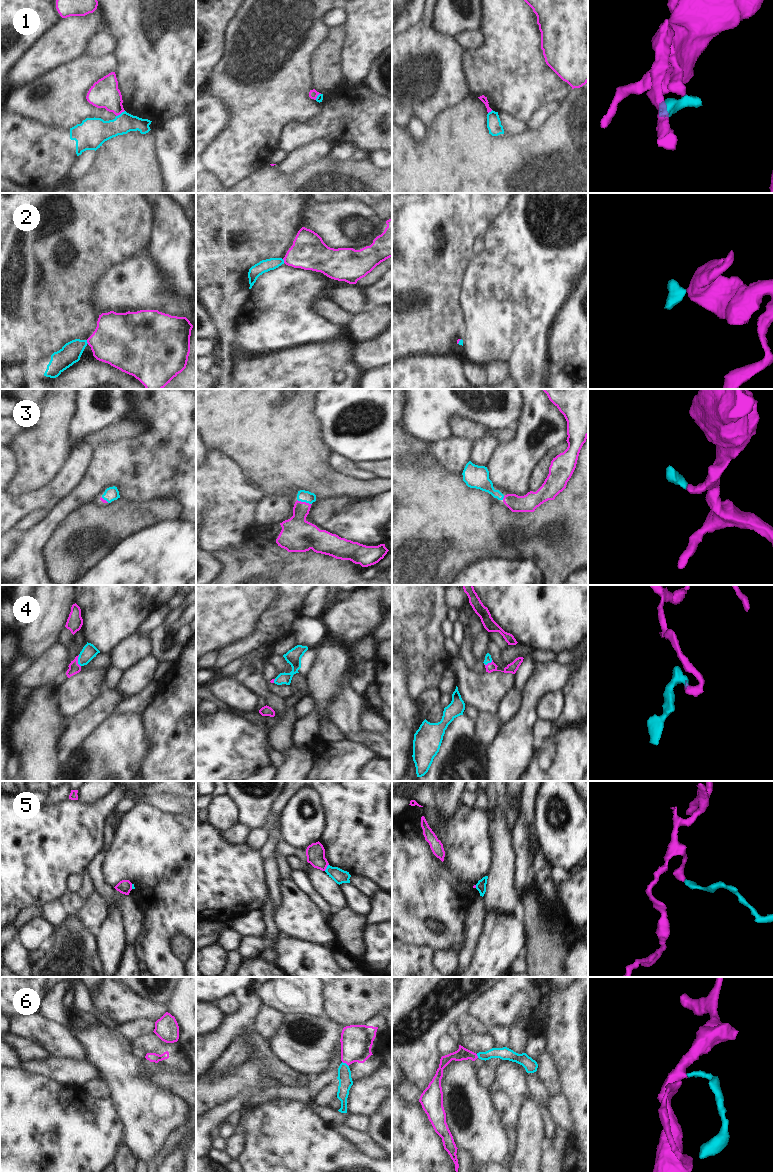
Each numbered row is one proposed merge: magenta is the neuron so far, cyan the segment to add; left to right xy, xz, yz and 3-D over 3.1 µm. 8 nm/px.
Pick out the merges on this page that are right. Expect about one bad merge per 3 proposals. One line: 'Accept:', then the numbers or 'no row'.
Accept: 3, 4, 6

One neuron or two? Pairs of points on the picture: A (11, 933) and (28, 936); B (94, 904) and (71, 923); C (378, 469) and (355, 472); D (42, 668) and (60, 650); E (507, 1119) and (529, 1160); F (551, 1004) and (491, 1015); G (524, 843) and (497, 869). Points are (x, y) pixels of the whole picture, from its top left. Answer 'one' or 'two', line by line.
A: two
B: two
C: two
D: one
E: two
F: one
G: two

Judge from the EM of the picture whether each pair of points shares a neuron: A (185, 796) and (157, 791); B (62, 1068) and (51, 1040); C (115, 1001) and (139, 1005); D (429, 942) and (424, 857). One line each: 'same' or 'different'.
A: same
B: different
C: same
D: same

